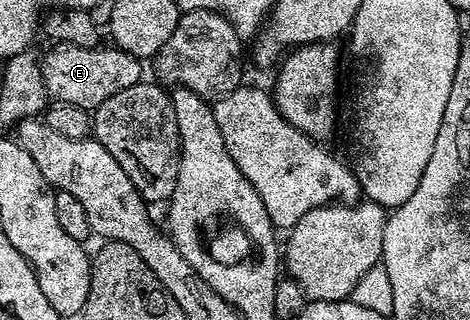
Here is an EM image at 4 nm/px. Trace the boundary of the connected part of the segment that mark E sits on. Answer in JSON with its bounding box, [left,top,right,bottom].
[41,43,144,112]

